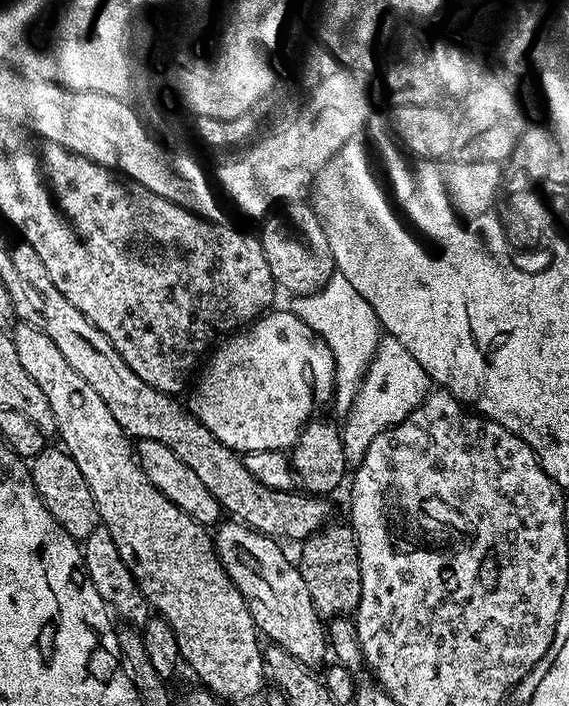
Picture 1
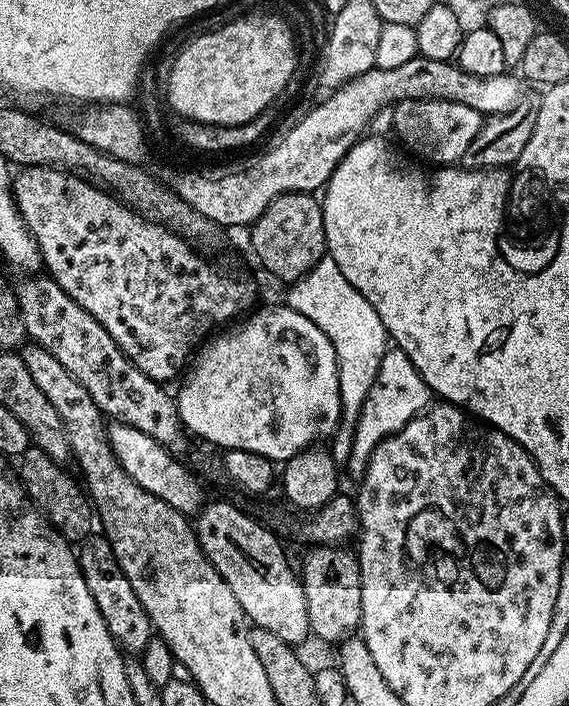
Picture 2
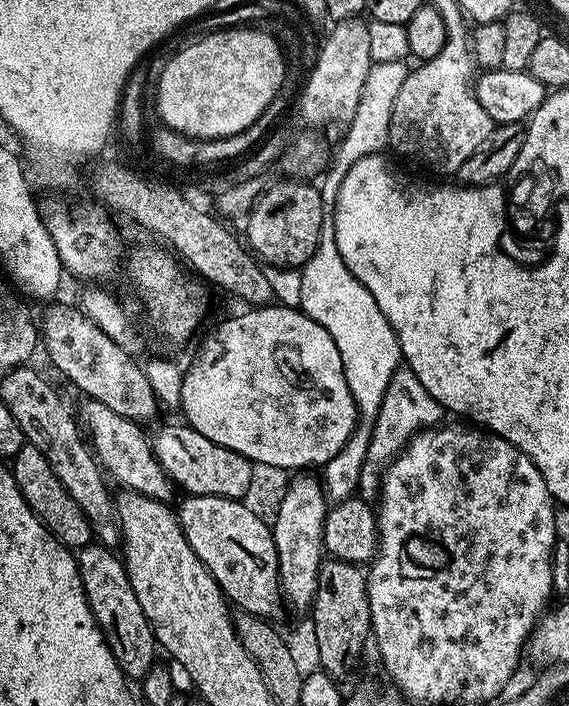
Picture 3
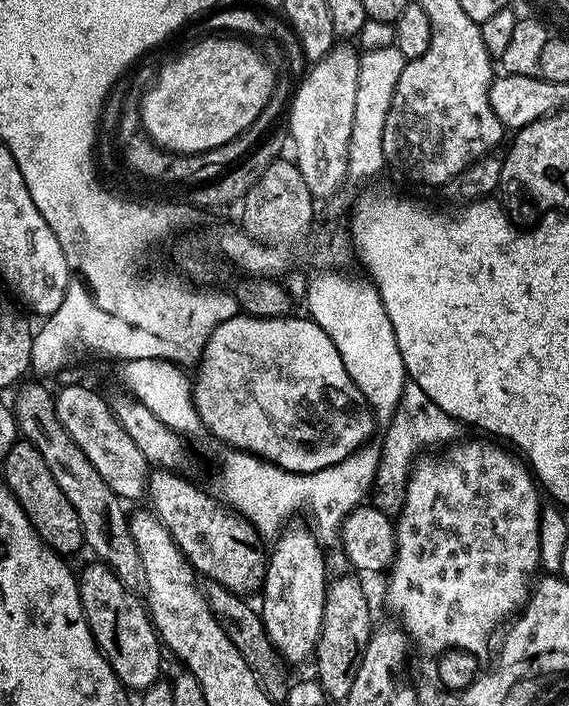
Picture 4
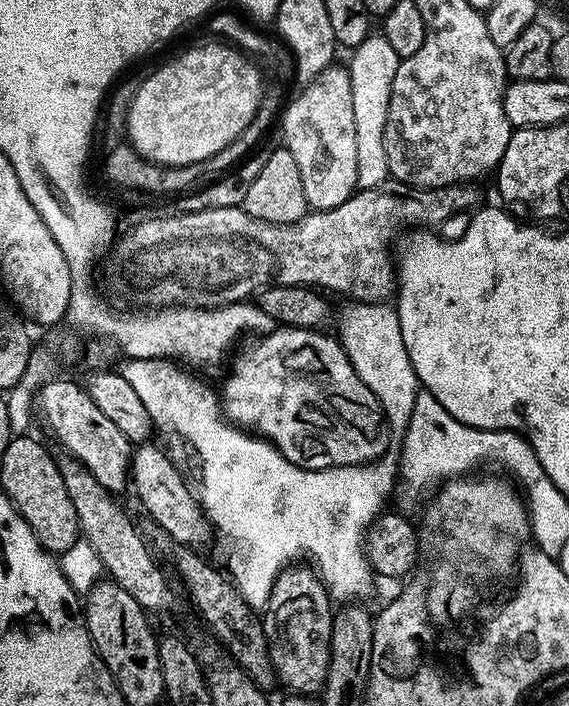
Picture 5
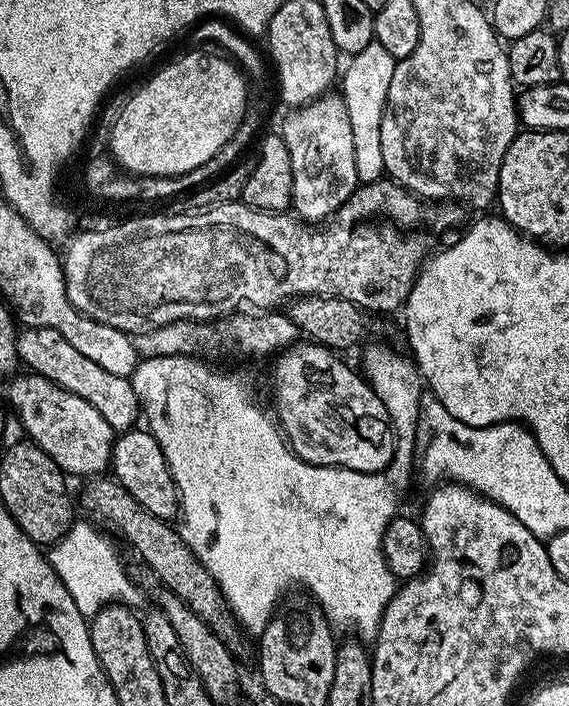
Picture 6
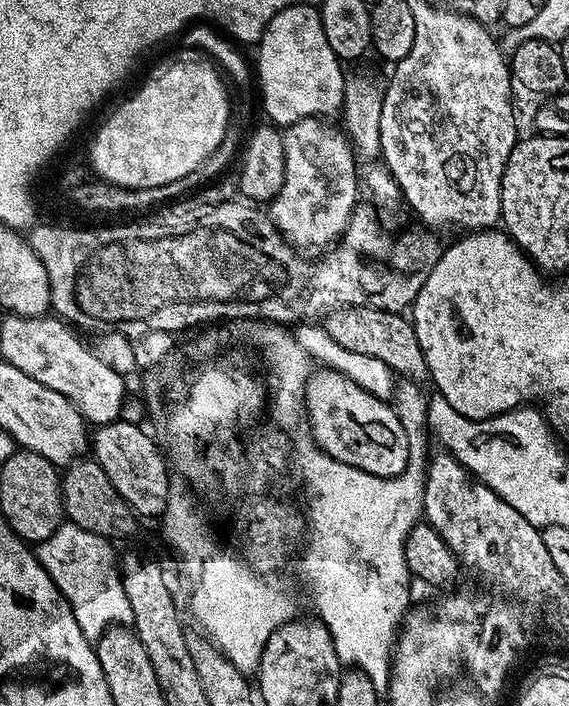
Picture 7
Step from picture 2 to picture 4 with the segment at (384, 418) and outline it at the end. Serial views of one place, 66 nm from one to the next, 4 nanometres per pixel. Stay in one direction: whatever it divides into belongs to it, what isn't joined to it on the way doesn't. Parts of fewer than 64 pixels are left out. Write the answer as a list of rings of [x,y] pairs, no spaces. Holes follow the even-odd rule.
[[[411,382],[405,383],[402,398],[395,414],[390,417],[389,424],[392,425],[384,436],[384,453],[378,456],[375,491],[371,493],[370,504],[371,507],[382,510],[382,514],[395,518],[399,516],[404,505],[404,488],[418,457],[425,450],[436,450],[441,446],[451,445],[457,439],[455,436],[458,424],[450,414],[446,414],[446,410],[442,410],[442,406],[438,406],[438,402],[430,398],[430,394],[426,394],[426,390],[422,390],[422,386]]]

